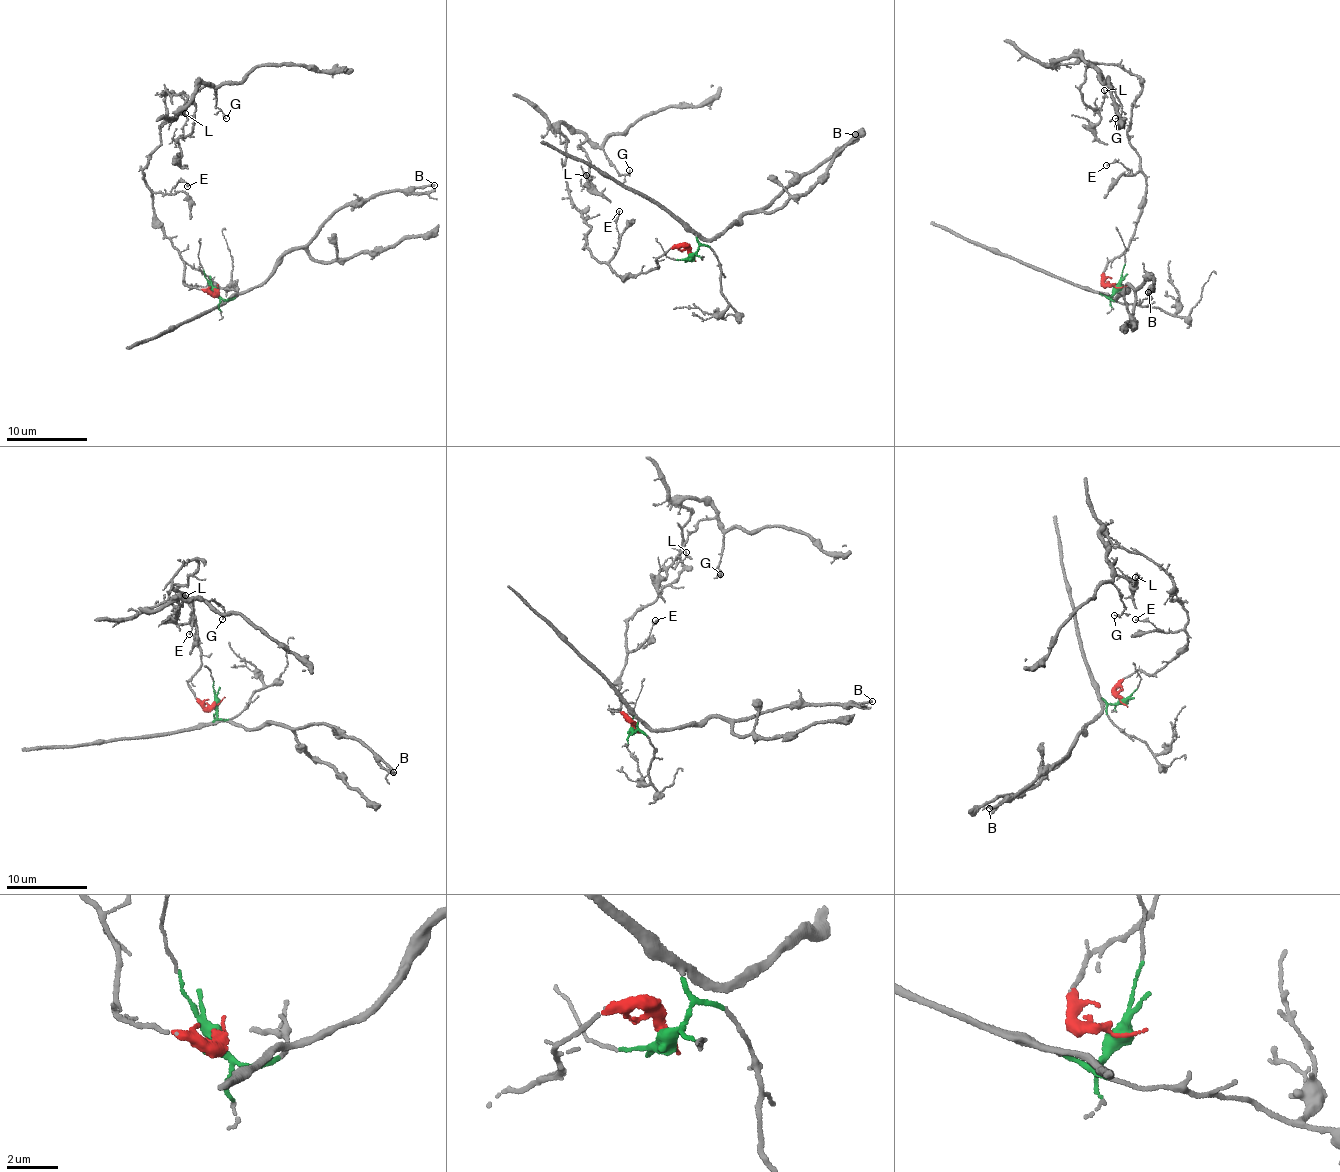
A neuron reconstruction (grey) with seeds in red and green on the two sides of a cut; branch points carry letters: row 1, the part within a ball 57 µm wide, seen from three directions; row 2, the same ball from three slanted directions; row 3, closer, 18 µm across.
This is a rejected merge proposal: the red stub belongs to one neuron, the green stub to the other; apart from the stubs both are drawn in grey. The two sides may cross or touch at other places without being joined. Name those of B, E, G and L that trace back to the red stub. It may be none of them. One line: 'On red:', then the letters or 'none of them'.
On red: E, G, L

